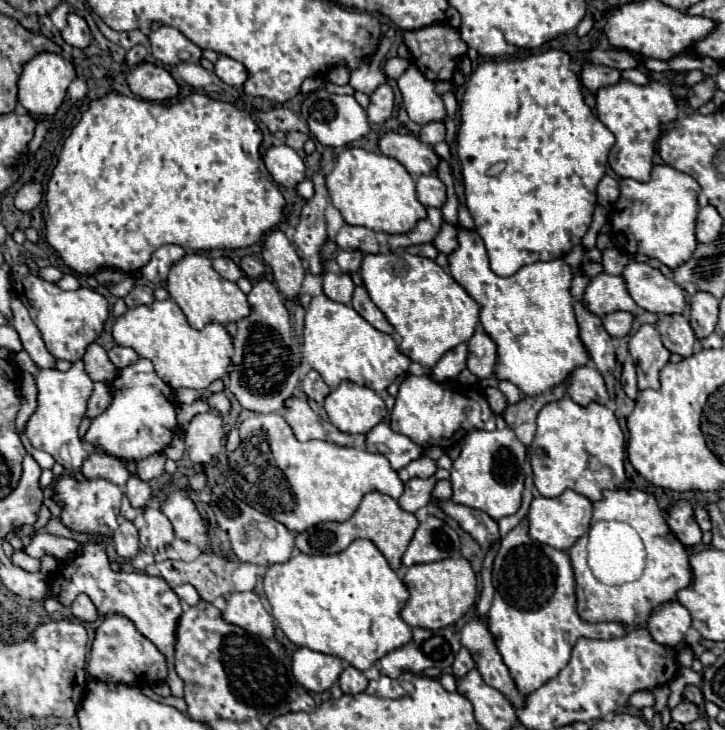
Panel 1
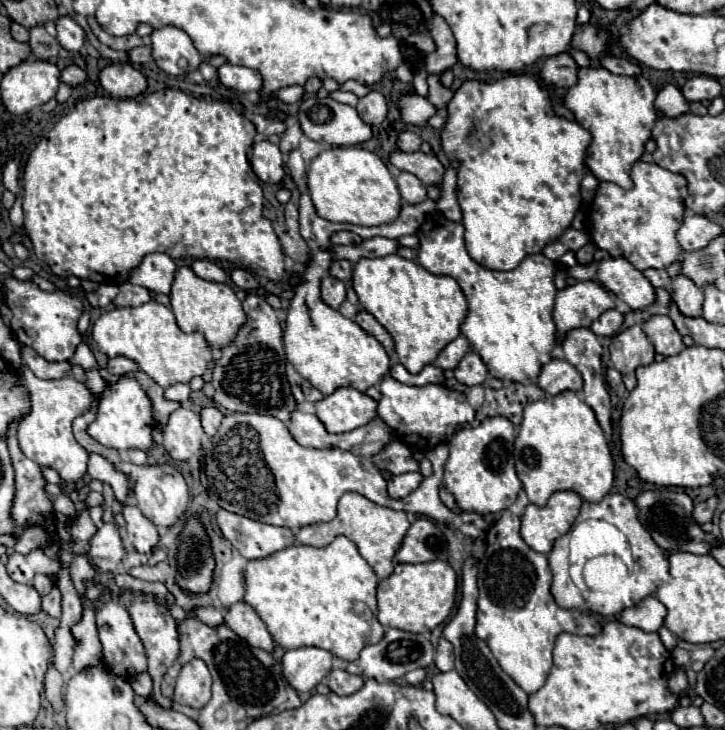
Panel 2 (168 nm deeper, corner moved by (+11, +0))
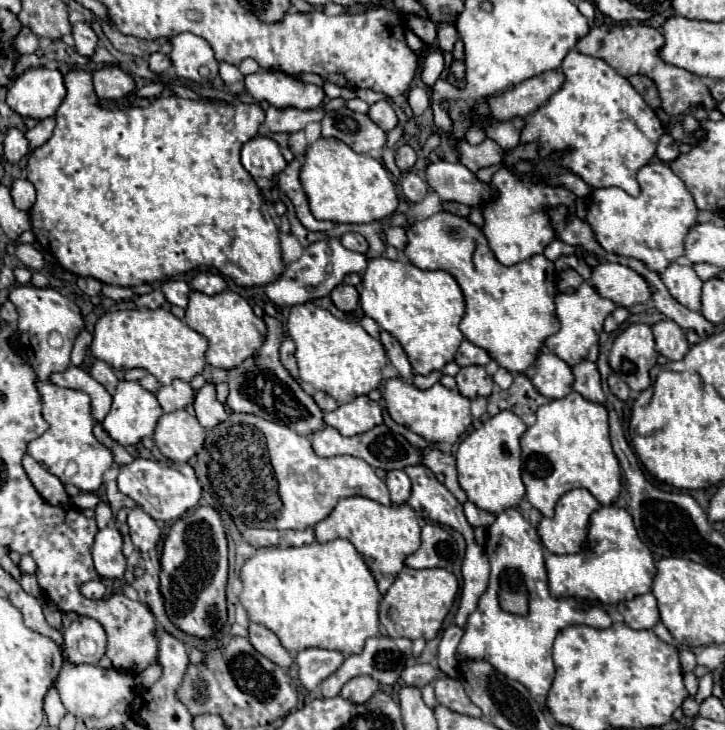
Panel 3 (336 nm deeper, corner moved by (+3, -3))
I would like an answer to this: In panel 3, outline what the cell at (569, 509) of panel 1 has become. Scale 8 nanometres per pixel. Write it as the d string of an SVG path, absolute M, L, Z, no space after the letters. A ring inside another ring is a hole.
M584 488L564 494L552 518L542 518L538 536L542 546L552 554L574 554L584 548L590 514L600 508L600 502Z

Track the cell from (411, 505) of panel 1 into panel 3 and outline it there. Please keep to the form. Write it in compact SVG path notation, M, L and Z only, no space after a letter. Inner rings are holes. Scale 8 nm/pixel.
M390 470L386 476L386 486L394 504L406 504L412 492L412 482L404 470Z

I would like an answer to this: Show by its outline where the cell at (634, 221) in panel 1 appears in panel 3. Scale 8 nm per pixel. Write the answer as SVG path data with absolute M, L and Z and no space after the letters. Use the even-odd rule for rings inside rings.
M650 162L650 164L642 166L638 170L638 184L640 184L640 196L638 198L632 198L622 188L614 188L614 186L594 190L586 222L590 224L598 244L606 252L616 254L616 256L624 256L624 258L636 258L636 260L644 262L648 270L662 274L672 262L676 262L680 256L684 256L684 240L686 240L688 230L696 224L698 208L694 204L692 194L684 186L684 182L664 162L658 162L658 164Z

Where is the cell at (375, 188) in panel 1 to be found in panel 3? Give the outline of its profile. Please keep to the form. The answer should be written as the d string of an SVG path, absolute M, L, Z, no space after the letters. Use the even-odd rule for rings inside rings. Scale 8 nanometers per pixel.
M316 140L300 170L300 182L310 202L316 220L330 220L338 224L368 224L388 218L398 208L396 186L390 180L384 164L368 154L356 154L340 140Z

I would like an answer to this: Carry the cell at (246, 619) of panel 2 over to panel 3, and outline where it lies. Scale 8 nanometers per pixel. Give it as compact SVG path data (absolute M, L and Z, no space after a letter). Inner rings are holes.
M250 622L248 640L260 654L264 654L268 660L276 662L278 666L282 666L282 668L290 668L292 666L292 658L290 658L288 650L280 644L278 636L272 630L268 630L266 626Z

